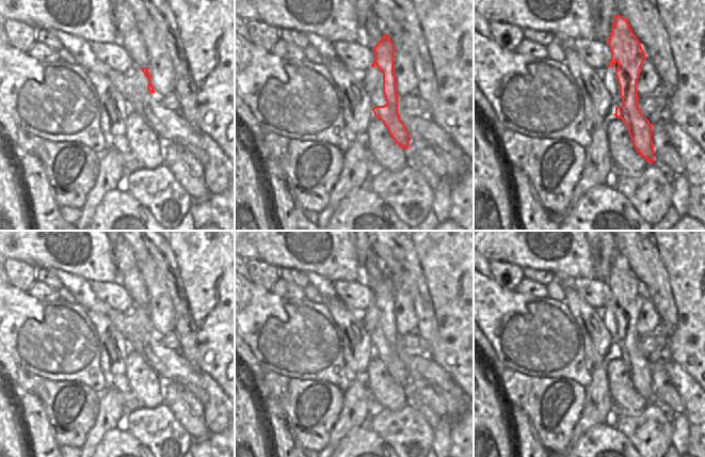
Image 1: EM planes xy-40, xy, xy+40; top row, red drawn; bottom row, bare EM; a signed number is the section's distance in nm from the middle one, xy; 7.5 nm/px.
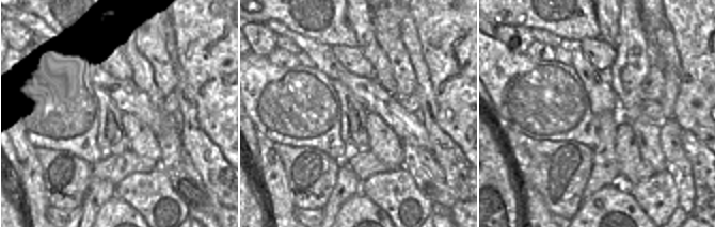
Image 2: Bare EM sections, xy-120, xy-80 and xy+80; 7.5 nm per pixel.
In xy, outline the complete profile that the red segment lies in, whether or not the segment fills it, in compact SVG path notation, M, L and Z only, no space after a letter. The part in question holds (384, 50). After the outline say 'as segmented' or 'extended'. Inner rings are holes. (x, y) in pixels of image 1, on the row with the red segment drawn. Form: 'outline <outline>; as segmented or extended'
outline M386 33L381 41L372 47L374 60L371 67L378 66L383 73L383 94L386 104L372 108L374 116L380 119L394 141L403 148L408 148L410 133L398 114L398 94L396 92L396 77L394 75L394 53L396 48Z; as segmented

